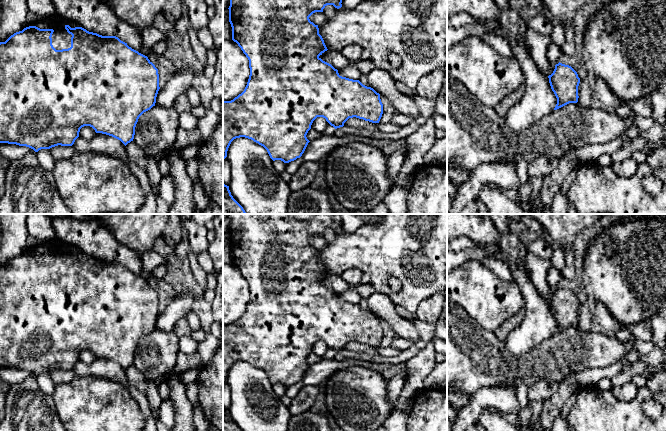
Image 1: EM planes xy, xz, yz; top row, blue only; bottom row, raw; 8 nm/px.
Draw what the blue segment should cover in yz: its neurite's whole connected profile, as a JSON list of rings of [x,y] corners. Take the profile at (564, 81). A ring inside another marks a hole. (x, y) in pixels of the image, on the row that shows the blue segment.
[[[558,63],[551,75],[548,76],[552,91],[557,98],[554,110],[569,103],[578,102],[578,86],[580,78],[577,72],[569,65]]]

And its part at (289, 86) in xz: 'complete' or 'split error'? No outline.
complete

